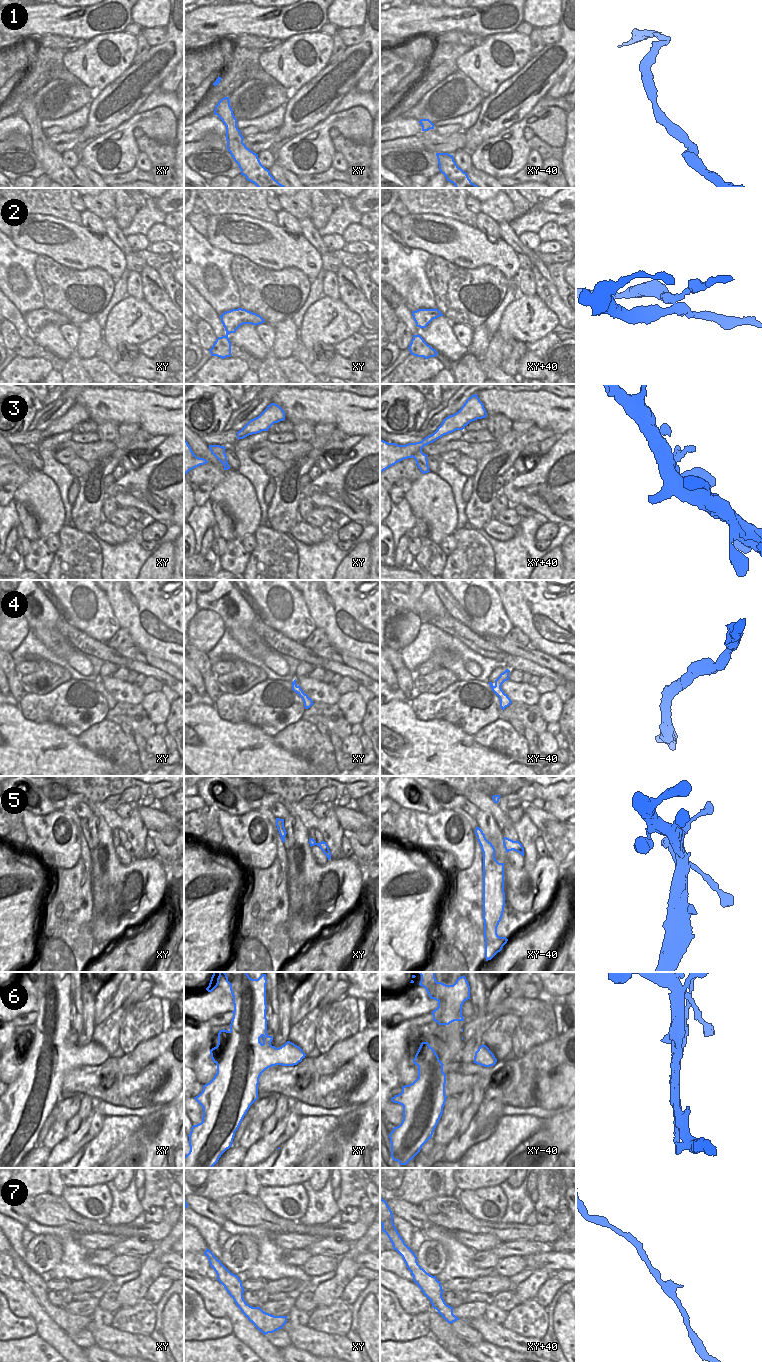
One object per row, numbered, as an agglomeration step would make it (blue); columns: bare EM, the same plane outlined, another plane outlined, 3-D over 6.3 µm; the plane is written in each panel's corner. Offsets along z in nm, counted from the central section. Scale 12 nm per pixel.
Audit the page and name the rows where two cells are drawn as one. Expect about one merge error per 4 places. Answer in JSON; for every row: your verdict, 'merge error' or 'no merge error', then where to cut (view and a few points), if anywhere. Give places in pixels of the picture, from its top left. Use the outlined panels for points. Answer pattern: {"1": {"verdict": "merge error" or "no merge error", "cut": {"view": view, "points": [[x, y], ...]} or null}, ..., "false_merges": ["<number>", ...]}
{"1": {"verdict": "no merge error", "cut": null}, "2": {"verdict": "no merge error", "cut": null}, "3": {"verdict": "no merge error", "cut": null}, "4": {"verdict": "no merge error", "cut": null}, "5": {"verdict": "no merge error", "cut": null}, "6": {"verdict": "merge error", "cut": {"view": "xy", "points": [[273, 1046], [271, 1051], [272, 1065]]}}, "7": {"verdict": "no merge error", "cut": null}, "false_merges": ["6"]}

